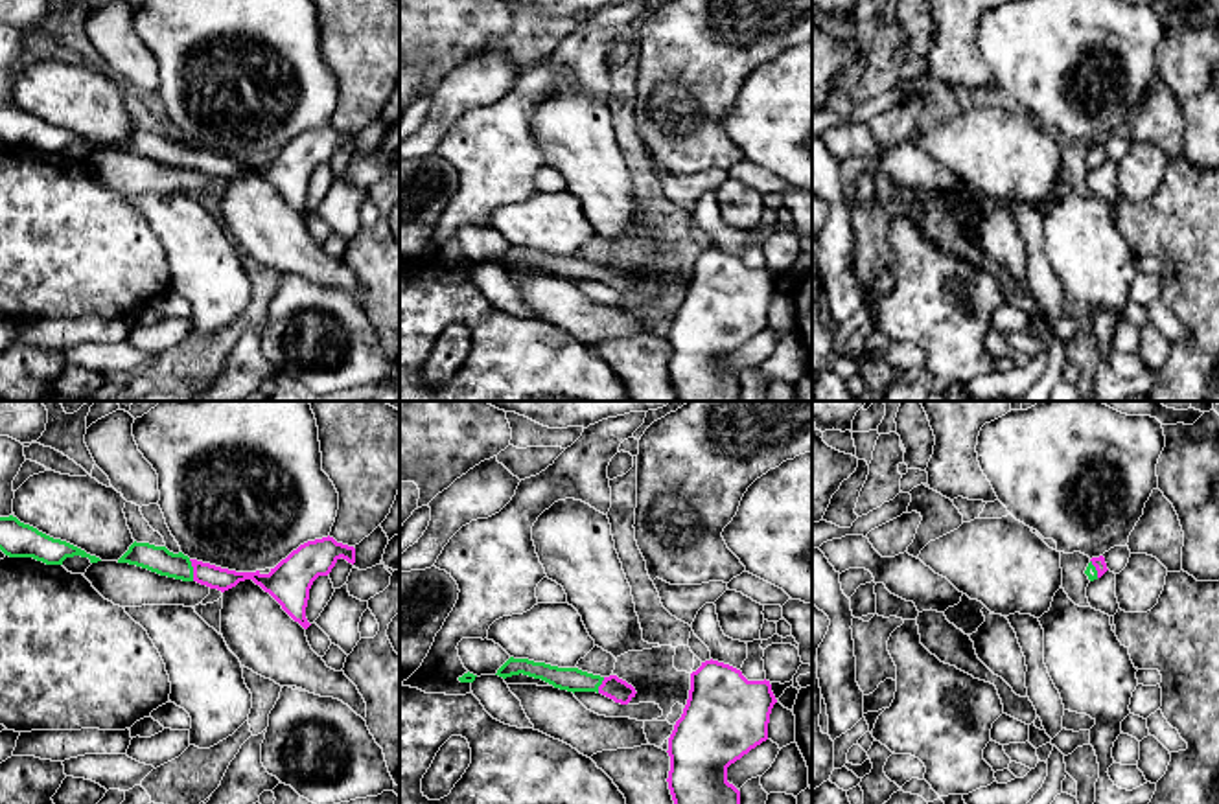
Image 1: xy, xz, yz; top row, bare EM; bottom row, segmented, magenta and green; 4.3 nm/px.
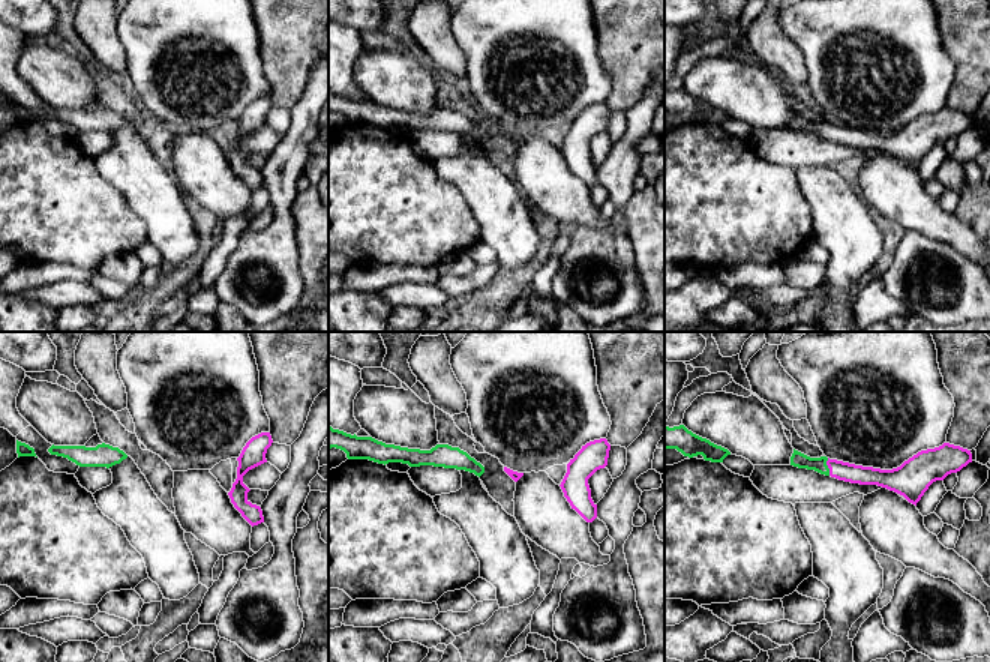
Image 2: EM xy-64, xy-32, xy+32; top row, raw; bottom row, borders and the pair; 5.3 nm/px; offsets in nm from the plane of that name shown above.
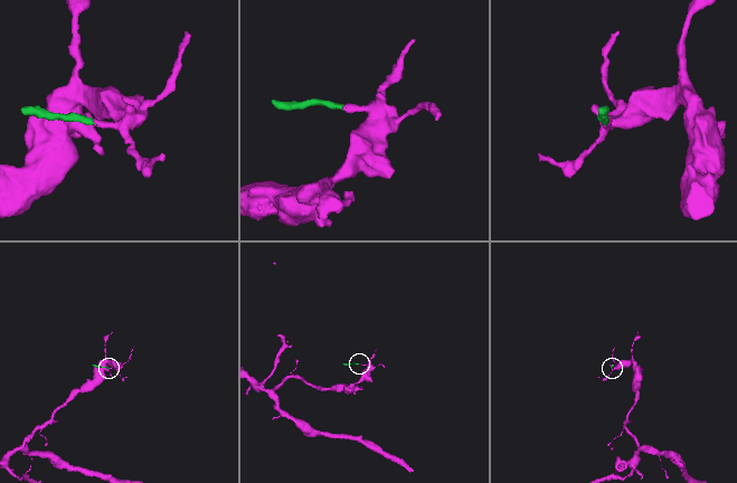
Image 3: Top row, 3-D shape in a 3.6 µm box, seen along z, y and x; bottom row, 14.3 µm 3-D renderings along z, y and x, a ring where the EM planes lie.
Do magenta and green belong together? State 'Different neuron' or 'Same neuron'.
Same neuron

